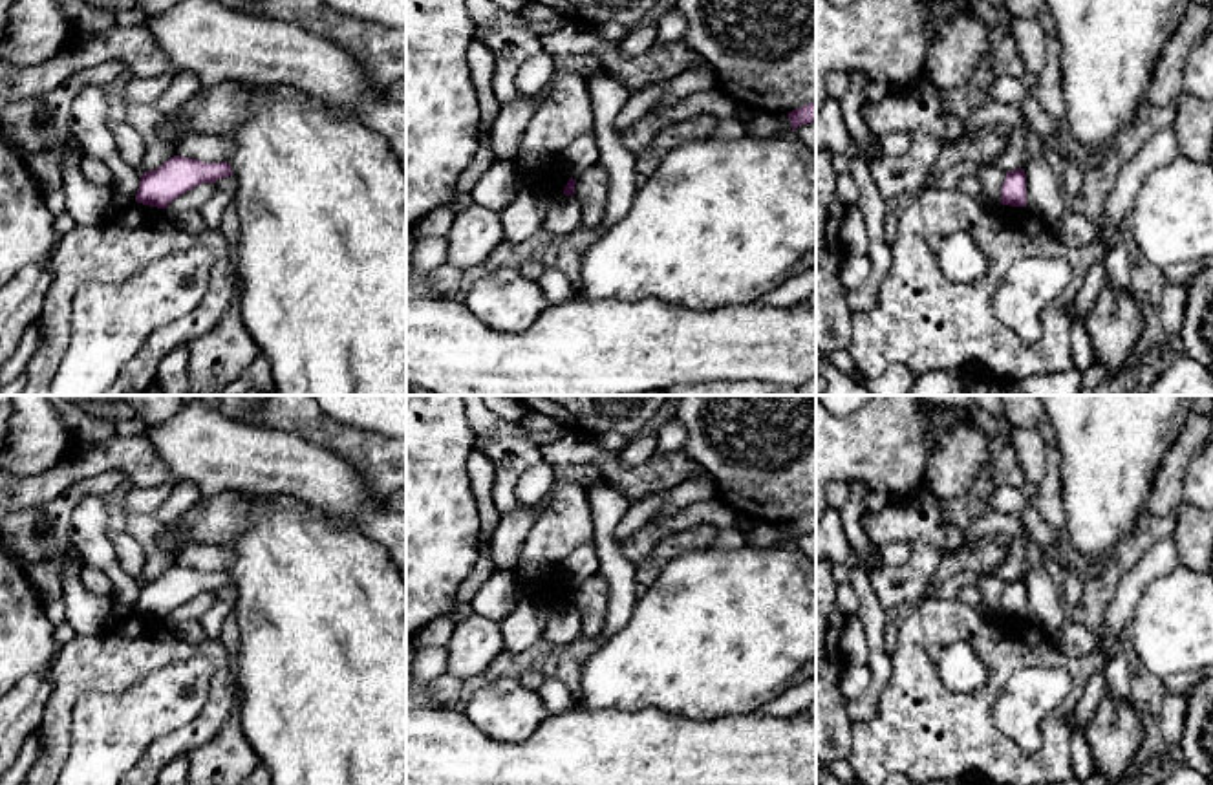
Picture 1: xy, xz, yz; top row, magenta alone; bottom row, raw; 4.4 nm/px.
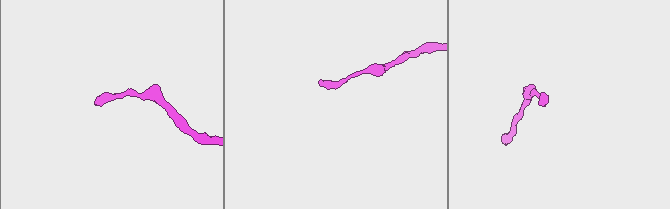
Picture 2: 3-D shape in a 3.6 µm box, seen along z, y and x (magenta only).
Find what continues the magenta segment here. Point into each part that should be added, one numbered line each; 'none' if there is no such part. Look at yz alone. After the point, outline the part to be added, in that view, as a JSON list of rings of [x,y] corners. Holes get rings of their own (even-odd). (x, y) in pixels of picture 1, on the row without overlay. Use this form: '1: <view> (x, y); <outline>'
none

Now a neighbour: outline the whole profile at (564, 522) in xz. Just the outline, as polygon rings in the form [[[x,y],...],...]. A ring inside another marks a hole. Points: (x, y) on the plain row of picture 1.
[[[556,483],[549,498],[538,507],[534,525],[510,573],[529,565],[547,575],[532,584],[531,595],[545,600],[553,609],[562,608],[569,591],[560,576],[565,556],[584,543],[595,542],[589,494],[584,485]]]

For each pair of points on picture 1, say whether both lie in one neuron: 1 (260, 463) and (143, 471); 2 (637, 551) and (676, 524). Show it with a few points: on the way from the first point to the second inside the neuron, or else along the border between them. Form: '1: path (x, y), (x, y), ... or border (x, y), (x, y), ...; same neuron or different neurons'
1: border (145, 432), (156, 454), (178, 478); different neurons
2: path (646, 542), (666, 526); same neuron

